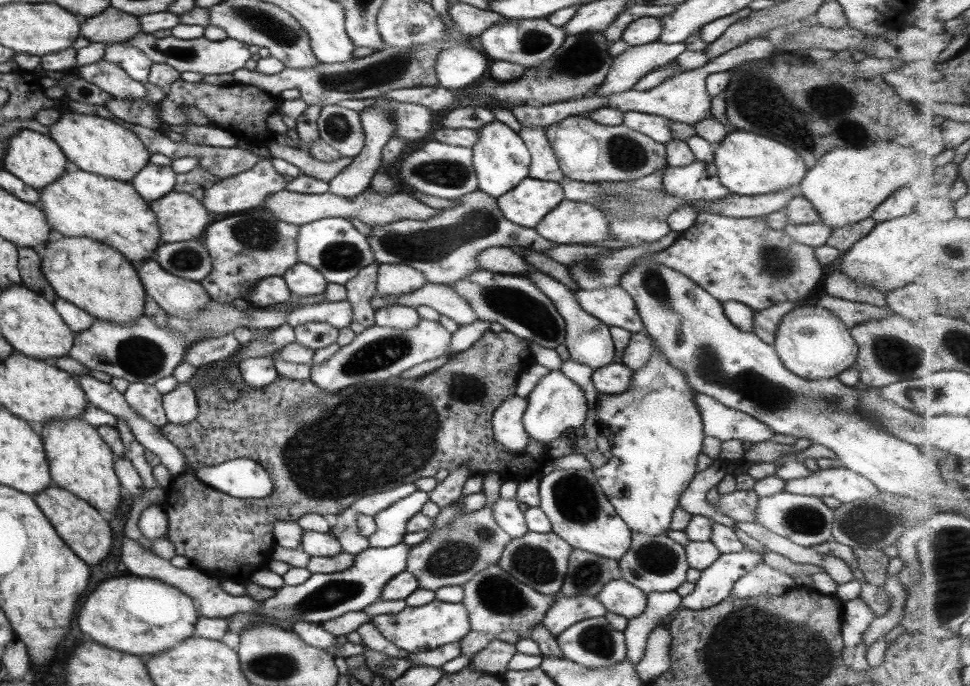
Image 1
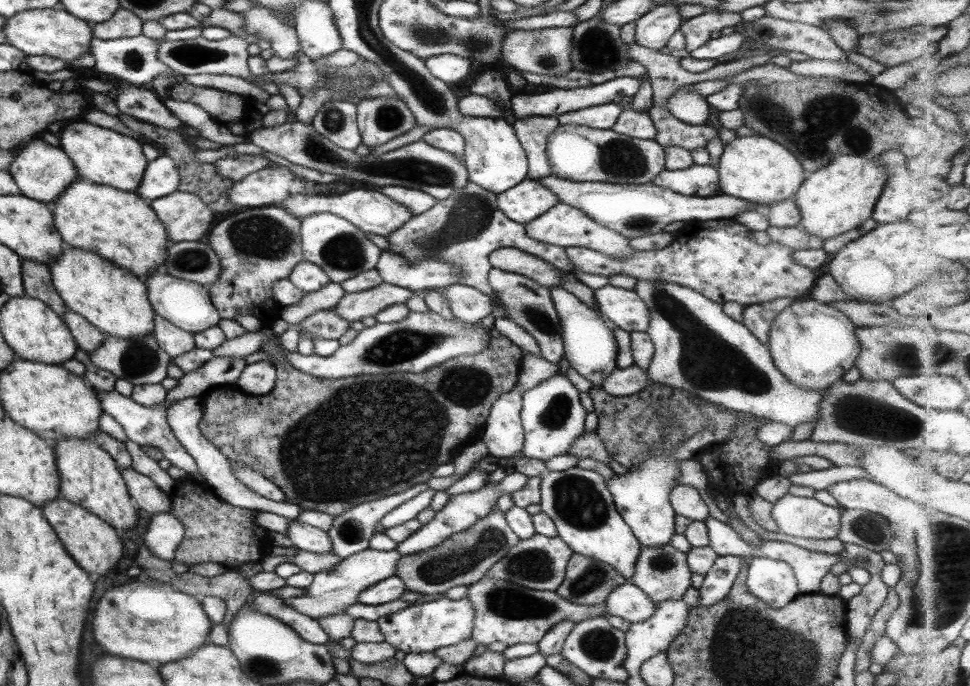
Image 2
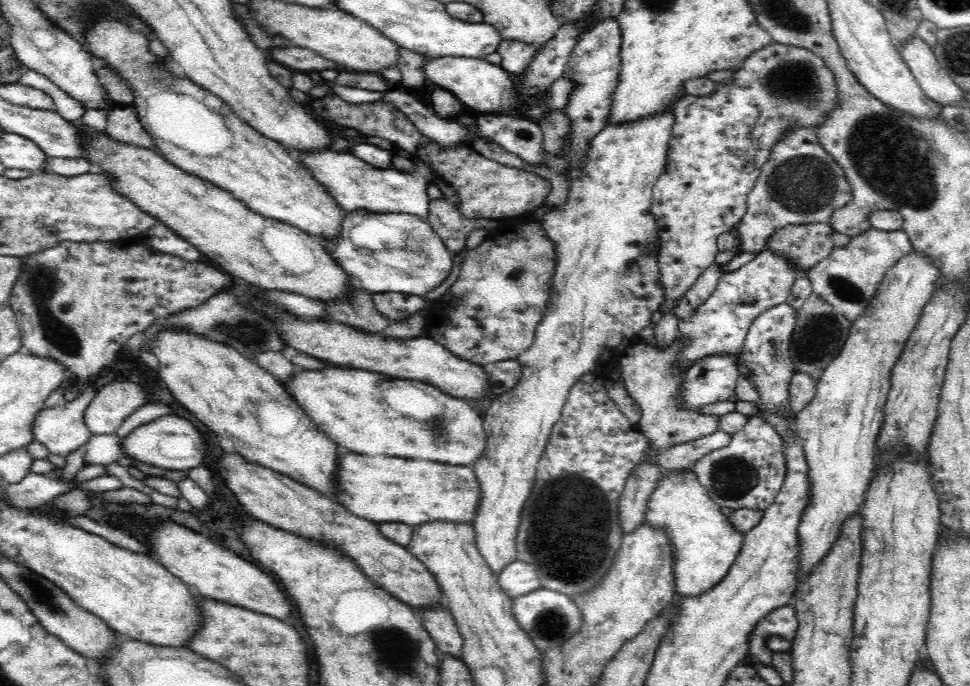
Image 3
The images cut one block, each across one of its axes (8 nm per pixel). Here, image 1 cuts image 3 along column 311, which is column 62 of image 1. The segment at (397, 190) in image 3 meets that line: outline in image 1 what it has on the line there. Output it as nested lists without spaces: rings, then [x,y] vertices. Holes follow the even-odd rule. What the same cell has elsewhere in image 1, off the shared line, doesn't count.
[[[19,129],[15,135],[5,141],[8,143],[8,154],[4,158],[4,166],[1,169],[19,178],[20,182],[37,192],[45,185],[57,180],[63,172],[70,168],[63,152],[48,135],[44,136],[29,129]]]

